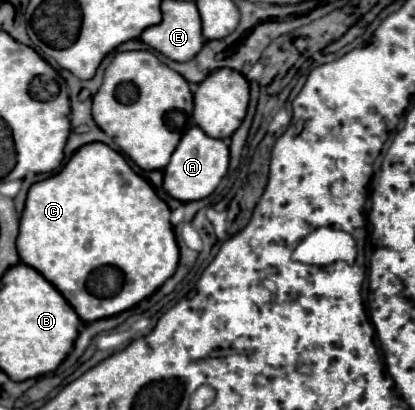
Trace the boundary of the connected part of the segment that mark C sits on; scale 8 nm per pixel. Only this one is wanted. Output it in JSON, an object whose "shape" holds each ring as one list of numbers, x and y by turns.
{"shape":[[102,142,82,146,54,176,32,184,20,219,20,261,38,270,70,302,84,322,116,316,150,297,176,270,178,244,170,224,170,208,140,178,122,154]]}

